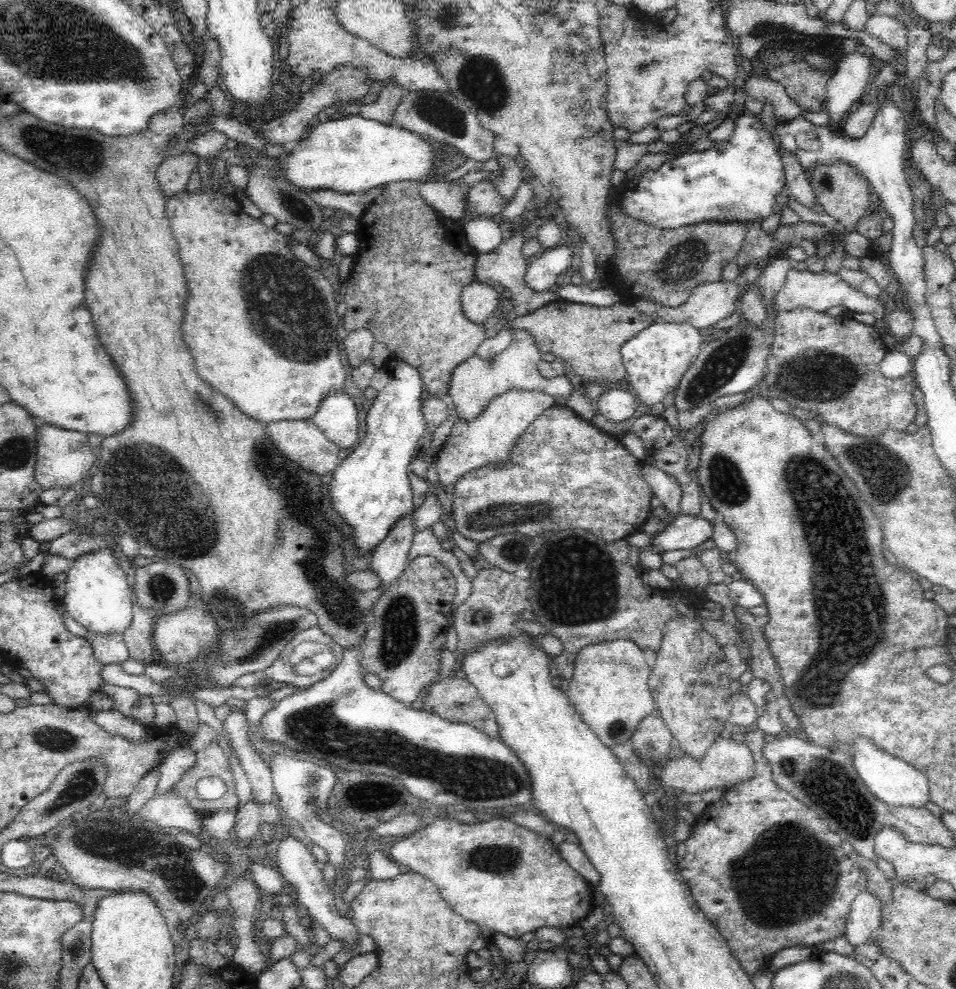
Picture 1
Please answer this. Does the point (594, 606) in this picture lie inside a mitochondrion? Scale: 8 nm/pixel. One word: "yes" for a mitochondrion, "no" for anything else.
yes

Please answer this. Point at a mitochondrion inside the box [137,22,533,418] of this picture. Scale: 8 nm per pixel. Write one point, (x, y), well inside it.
(286, 306)

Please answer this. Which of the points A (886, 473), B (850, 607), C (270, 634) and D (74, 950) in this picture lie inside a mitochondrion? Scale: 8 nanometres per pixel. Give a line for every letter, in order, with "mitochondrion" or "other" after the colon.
A: mitochondrion
B: mitochondrion
C: mitochondrion
D: other

